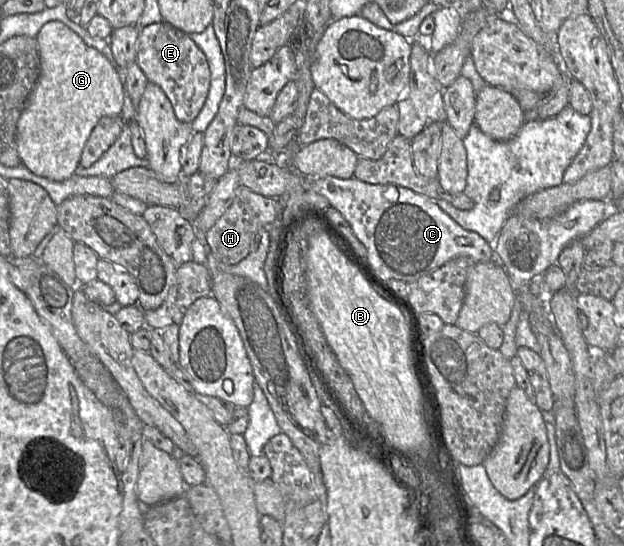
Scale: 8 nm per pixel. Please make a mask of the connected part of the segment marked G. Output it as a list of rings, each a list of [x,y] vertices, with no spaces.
[[[47,22],[35,39],[39,47],[40,74],[17,122],[17,152],[21,163],[33,174],[61,182],[75,174],[84,146],[100,119],[121,116],[124,103],[123,87],[110,61],[101,52],[88,46],[64,23]]]

